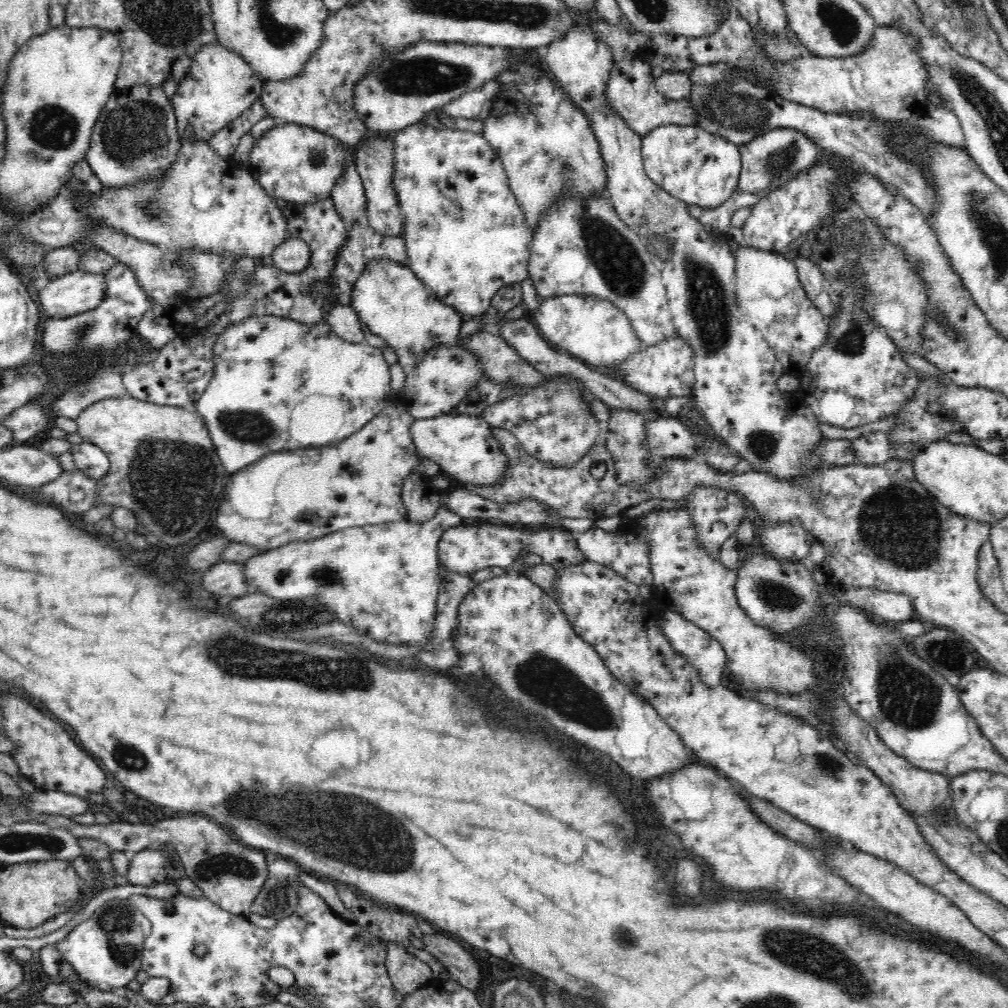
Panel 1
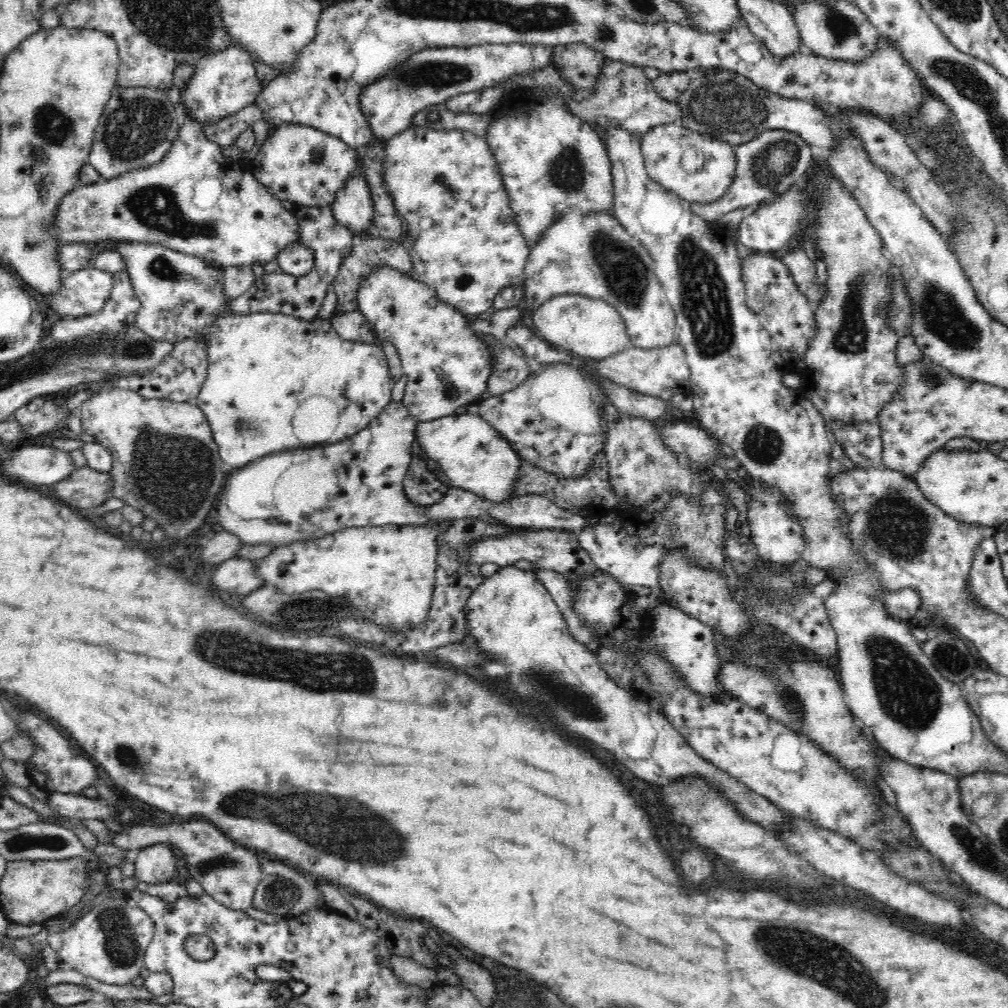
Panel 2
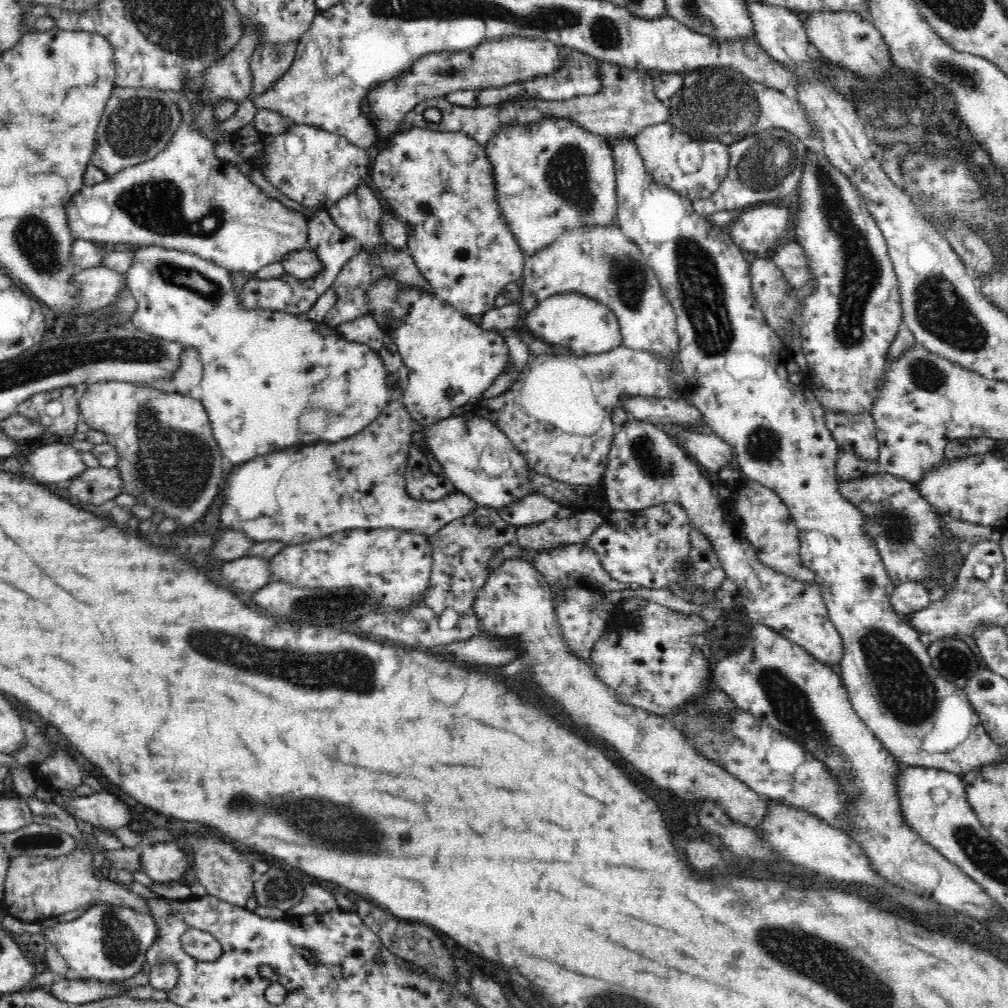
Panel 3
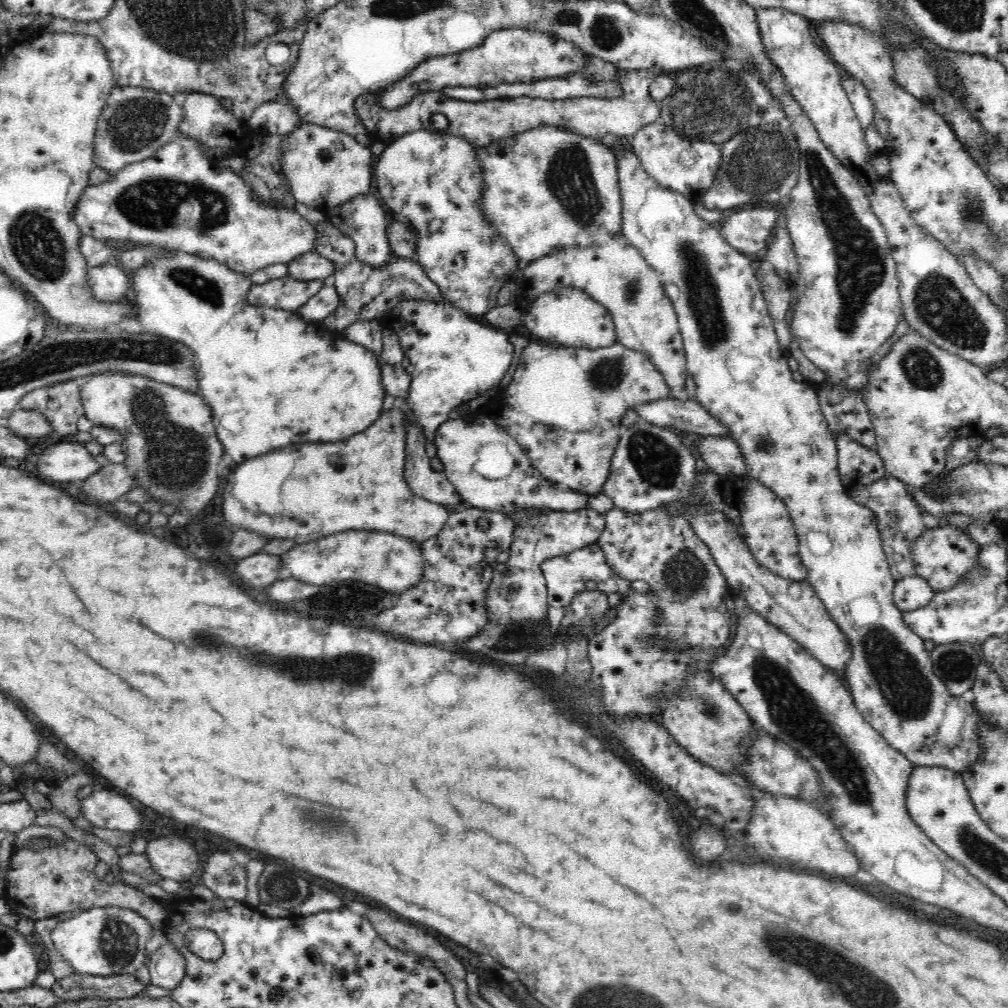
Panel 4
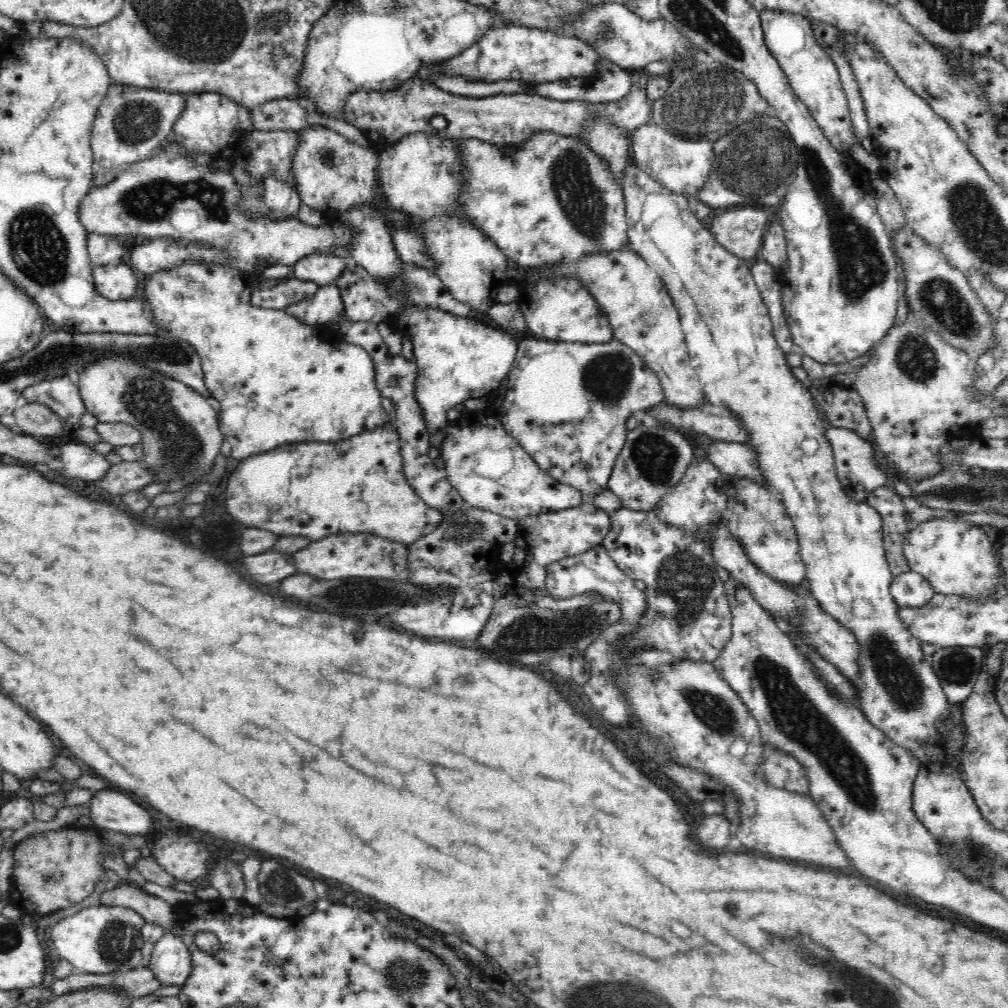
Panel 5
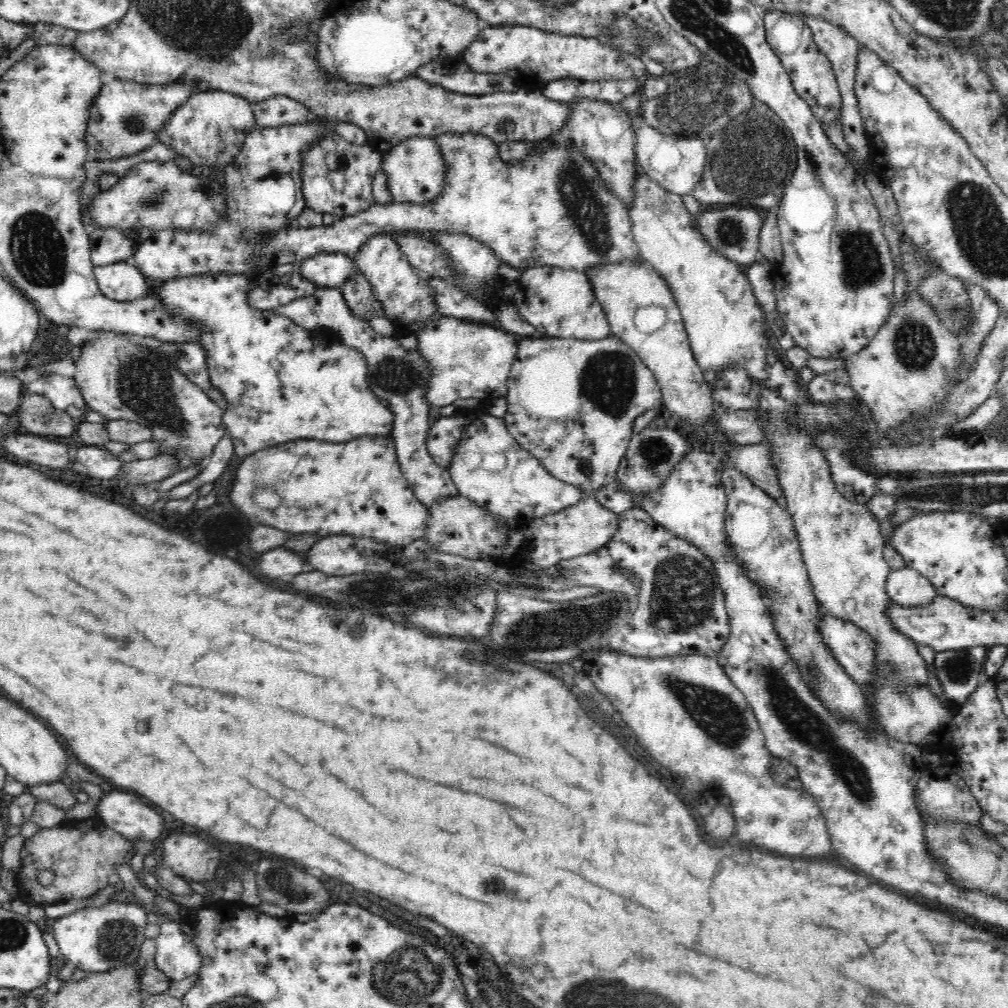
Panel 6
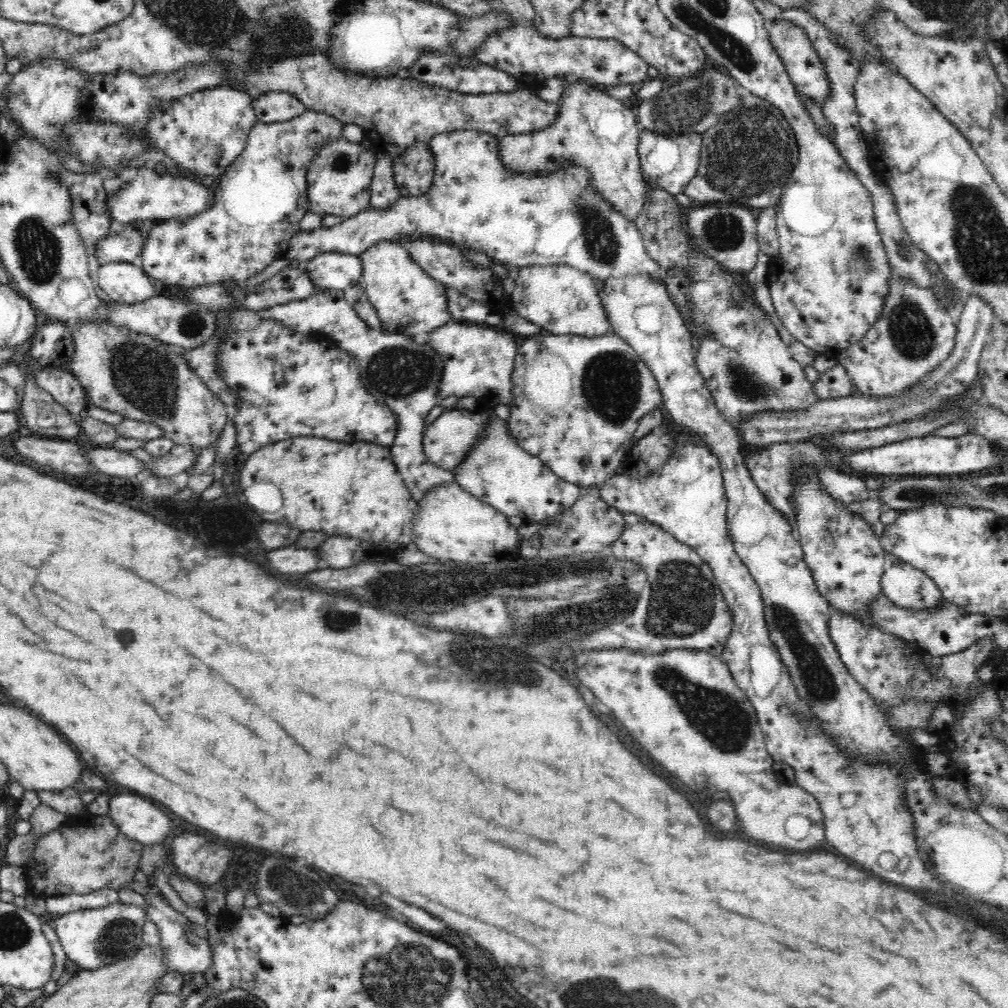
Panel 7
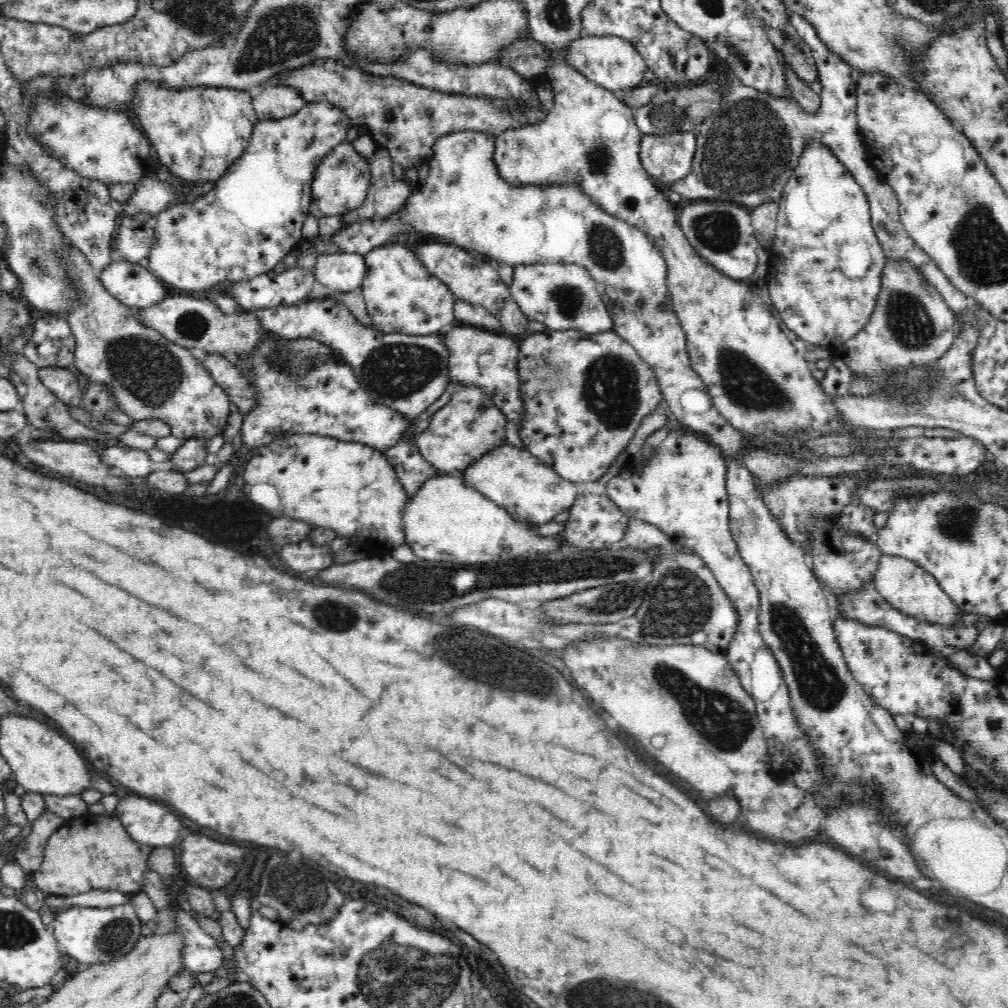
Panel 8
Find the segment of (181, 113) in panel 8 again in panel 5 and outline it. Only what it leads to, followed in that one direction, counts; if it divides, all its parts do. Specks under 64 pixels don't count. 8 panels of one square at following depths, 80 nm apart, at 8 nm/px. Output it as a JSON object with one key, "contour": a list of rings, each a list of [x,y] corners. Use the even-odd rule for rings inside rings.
{"contour":[[[212,92],[192,93],[186,97],[185,108],[176,120],[168,140],[184,145],[194,156],[198,153],[206,154],[213,159],[229,162],[238,154],[238,148],[243,146],[243,140],[253,130],[250,110],[230,101],[224,95]]]}

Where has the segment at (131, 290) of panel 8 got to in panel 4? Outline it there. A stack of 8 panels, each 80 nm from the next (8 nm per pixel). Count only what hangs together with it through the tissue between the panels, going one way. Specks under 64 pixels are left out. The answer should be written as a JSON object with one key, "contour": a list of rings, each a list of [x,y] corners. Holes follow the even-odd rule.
{"contour":[[[117,263],[88,268],[86,278],[87,285],[90,287],[90,290],[93,292],[94,299],[96,299],[98,303],[121,302],[131,296],[130,272],[120,268]]]}

